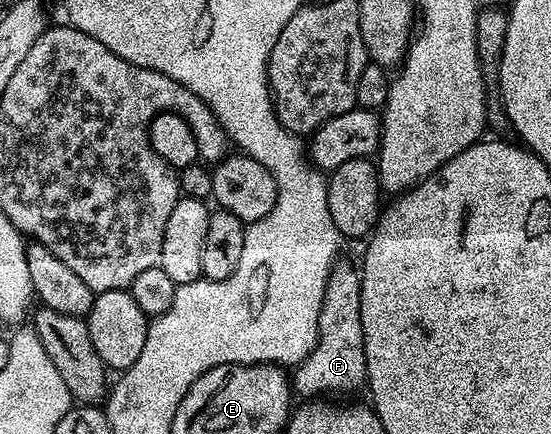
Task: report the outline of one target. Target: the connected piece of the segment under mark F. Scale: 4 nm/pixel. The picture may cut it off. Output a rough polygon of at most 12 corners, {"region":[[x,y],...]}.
{"region":[[331,269],[317,346],[293,372],[305,398],[362,389],[361,276]]}

